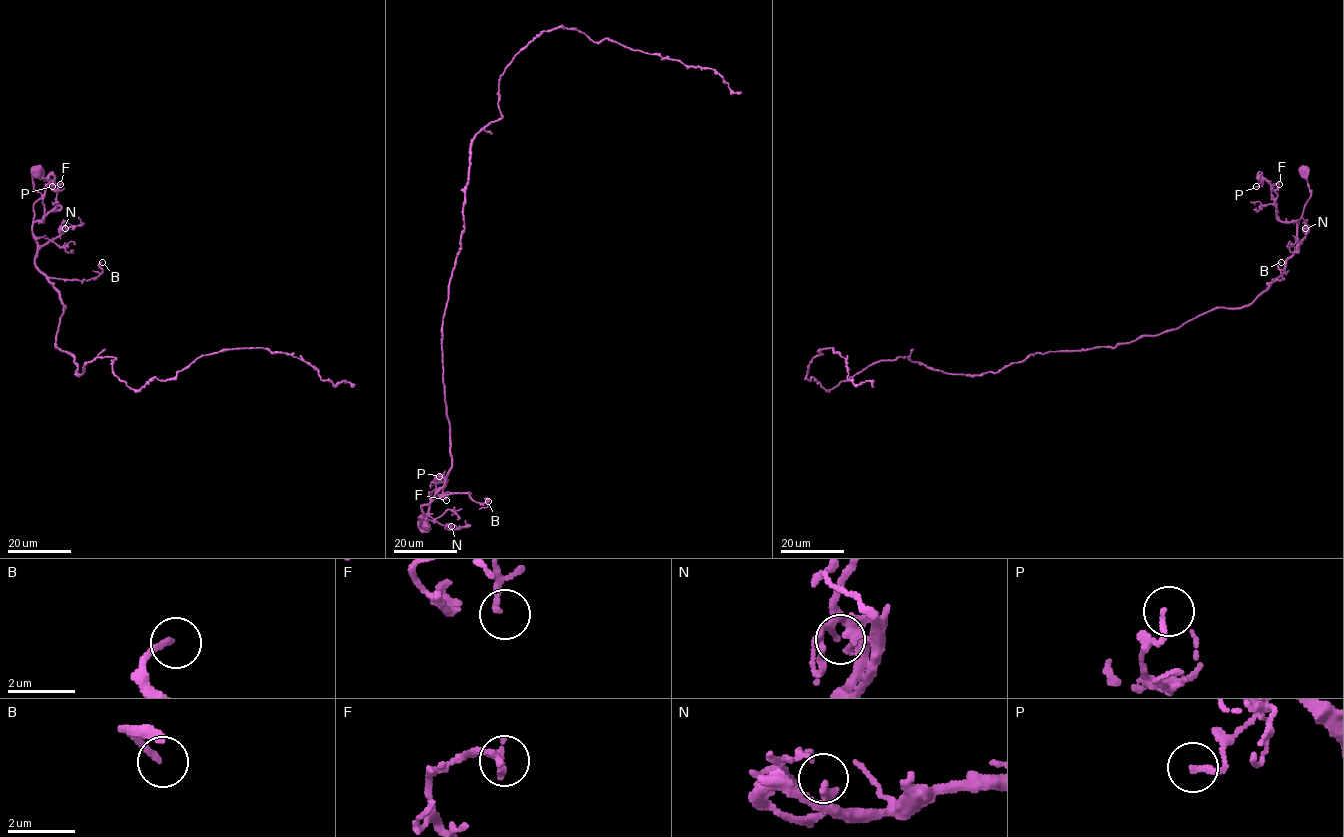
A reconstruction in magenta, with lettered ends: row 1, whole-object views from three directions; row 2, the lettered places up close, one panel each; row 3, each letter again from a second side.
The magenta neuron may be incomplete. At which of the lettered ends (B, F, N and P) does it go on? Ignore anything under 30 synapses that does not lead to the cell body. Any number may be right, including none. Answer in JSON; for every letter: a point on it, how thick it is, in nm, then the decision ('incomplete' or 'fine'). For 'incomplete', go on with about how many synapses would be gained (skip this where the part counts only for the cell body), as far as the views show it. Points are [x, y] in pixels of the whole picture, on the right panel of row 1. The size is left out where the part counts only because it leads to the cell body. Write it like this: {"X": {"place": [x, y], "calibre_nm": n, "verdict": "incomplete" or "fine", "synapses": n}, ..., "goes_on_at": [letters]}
{"B": {"place": [1281, 262], "calibre_nm": 170, "verdict": "fine"}, "F": {"place": [1279, 184], "calibre_nm": 140, "verdict": "fine"}, "N": {"place": [1305, 228], "calibre_nm": 280, "verdict": "fine"}, "P": {"place": [1256, 186], "calibre_nm": 160, "verdict": "fine"}, "goes_on_at": []}

